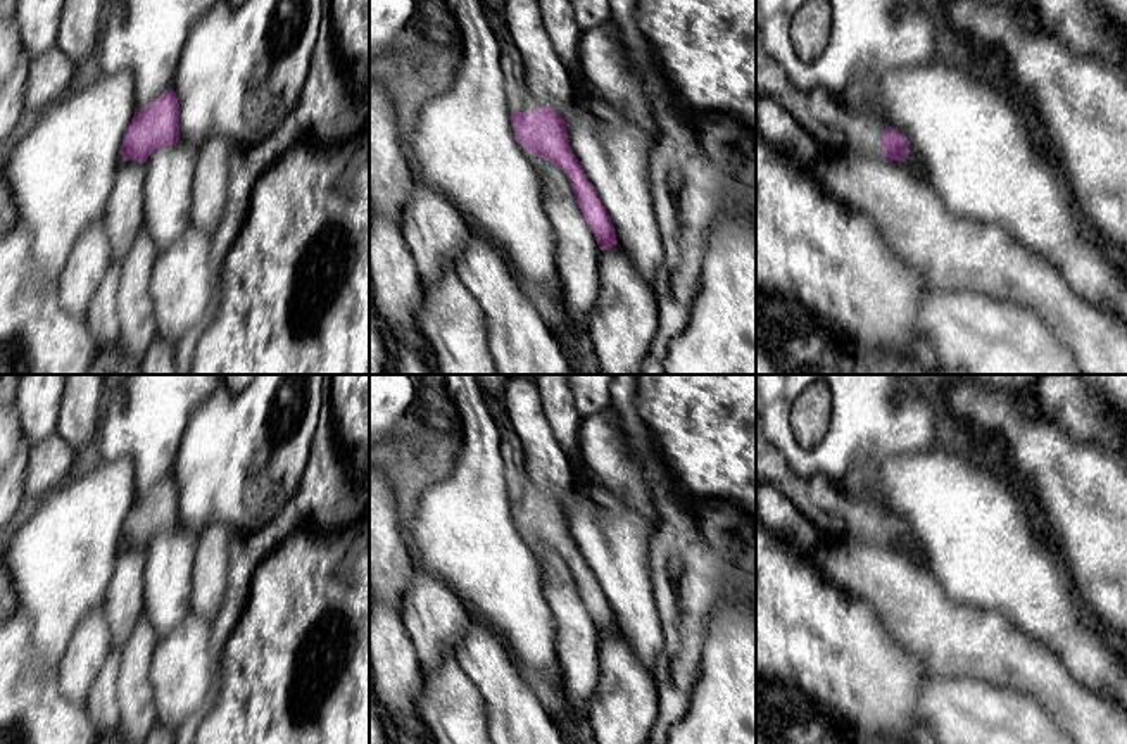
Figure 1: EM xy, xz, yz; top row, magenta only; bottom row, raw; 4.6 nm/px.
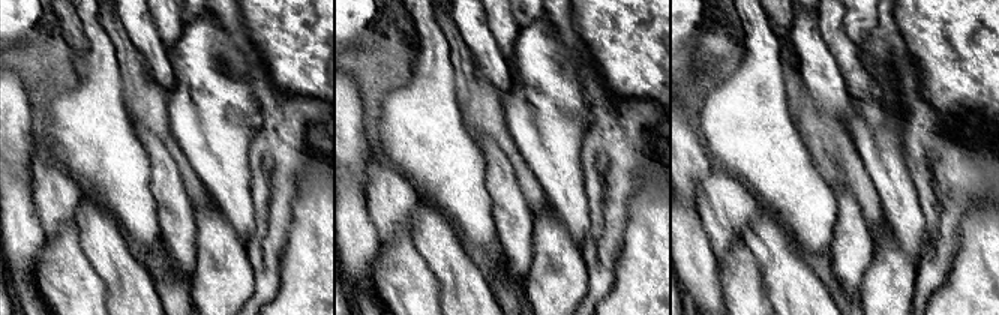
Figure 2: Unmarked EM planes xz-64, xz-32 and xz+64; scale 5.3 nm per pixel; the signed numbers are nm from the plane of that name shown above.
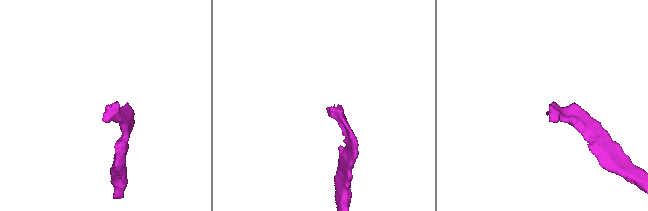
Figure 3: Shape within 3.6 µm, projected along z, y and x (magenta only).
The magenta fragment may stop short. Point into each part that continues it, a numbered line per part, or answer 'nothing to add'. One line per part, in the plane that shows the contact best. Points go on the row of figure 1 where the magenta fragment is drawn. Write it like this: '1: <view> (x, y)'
1: xz (520, 99)

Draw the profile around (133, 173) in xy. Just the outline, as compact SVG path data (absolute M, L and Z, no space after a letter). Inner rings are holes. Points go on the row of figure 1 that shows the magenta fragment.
M123 161L109 197L104 226L110 242L110 259L123 262L145 223L145 162Z

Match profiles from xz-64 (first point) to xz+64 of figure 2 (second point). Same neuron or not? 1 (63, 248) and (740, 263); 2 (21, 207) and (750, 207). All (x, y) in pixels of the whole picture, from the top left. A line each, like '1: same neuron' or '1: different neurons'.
1: same neuron
2: different neurons

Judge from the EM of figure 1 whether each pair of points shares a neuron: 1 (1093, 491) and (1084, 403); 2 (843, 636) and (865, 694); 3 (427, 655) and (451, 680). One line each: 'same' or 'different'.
1: different
2: same
3: different

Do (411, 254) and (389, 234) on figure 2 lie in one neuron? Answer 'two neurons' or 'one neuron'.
two neurons

